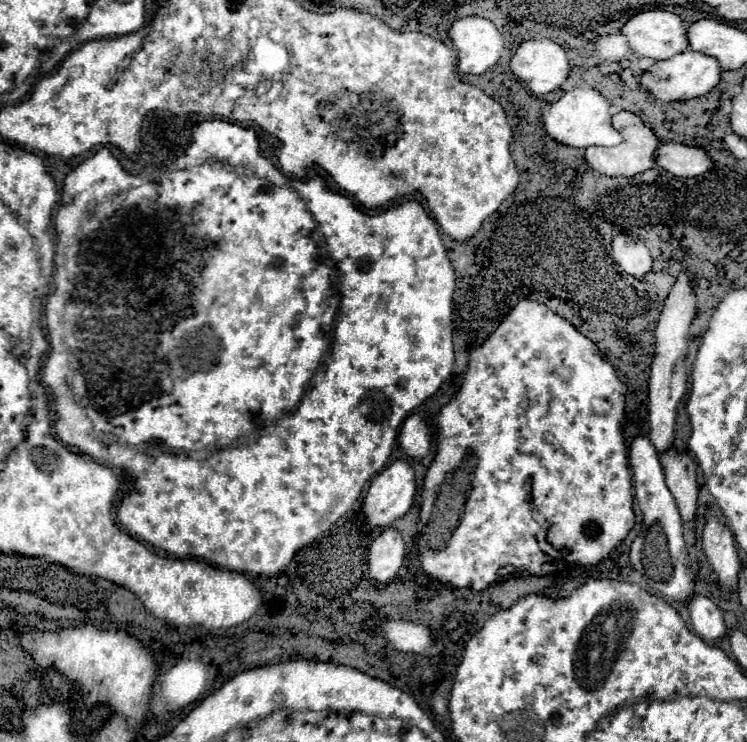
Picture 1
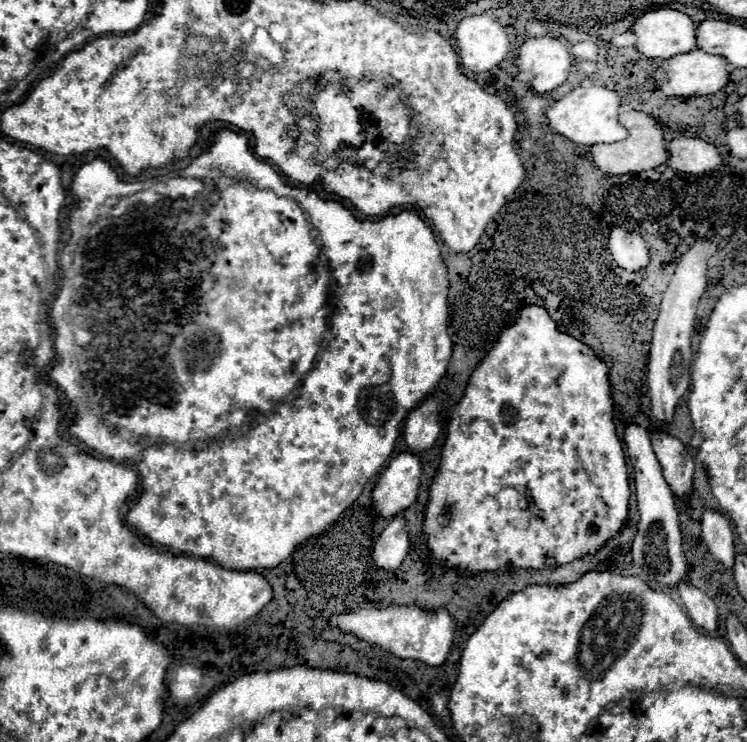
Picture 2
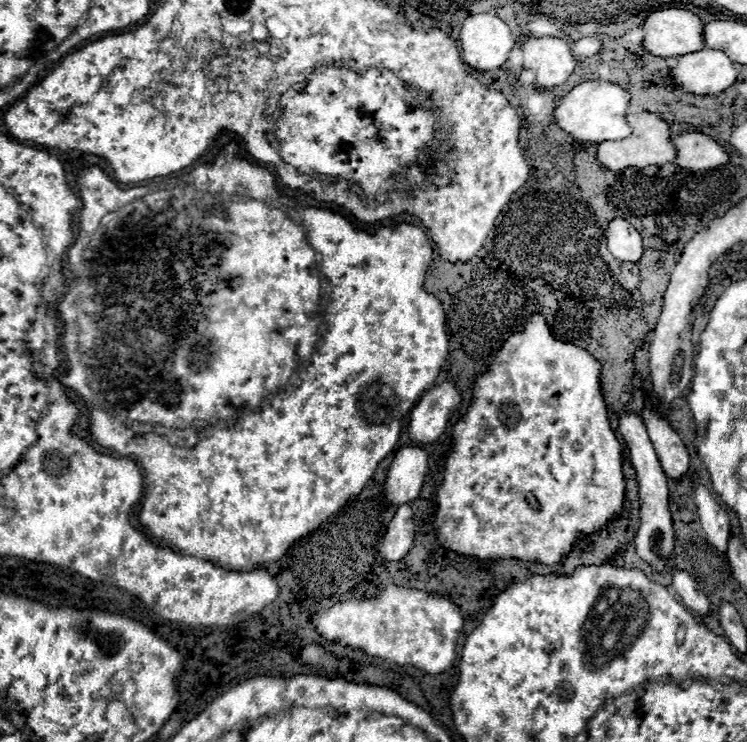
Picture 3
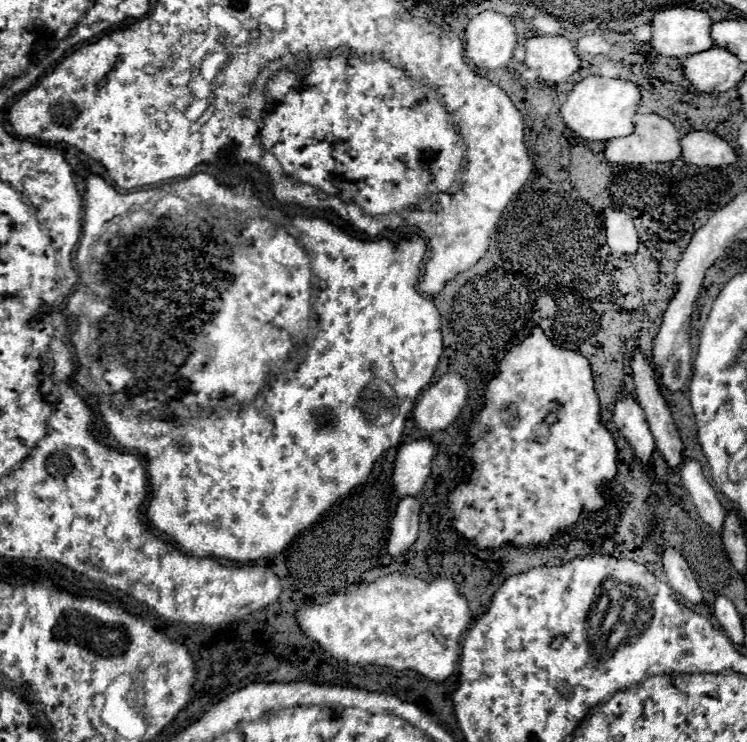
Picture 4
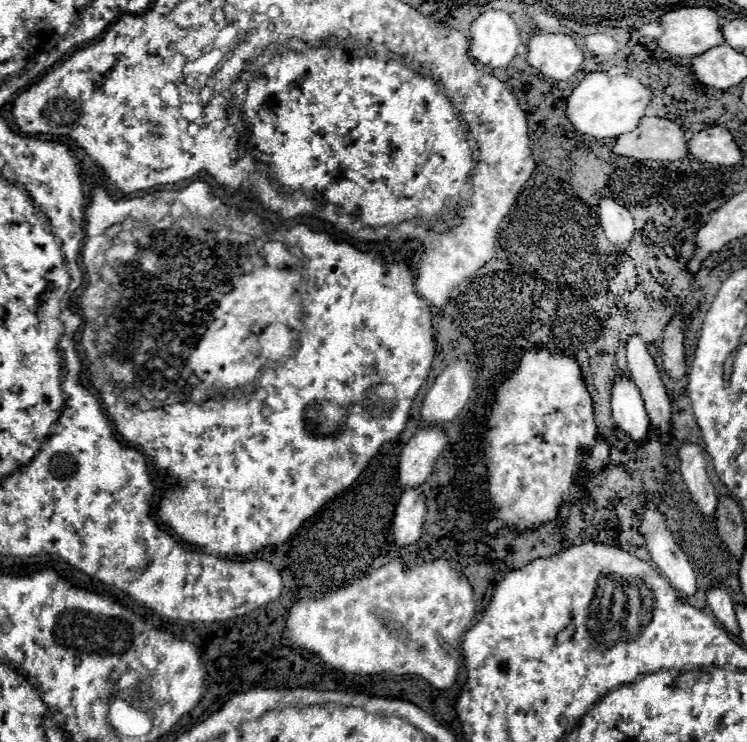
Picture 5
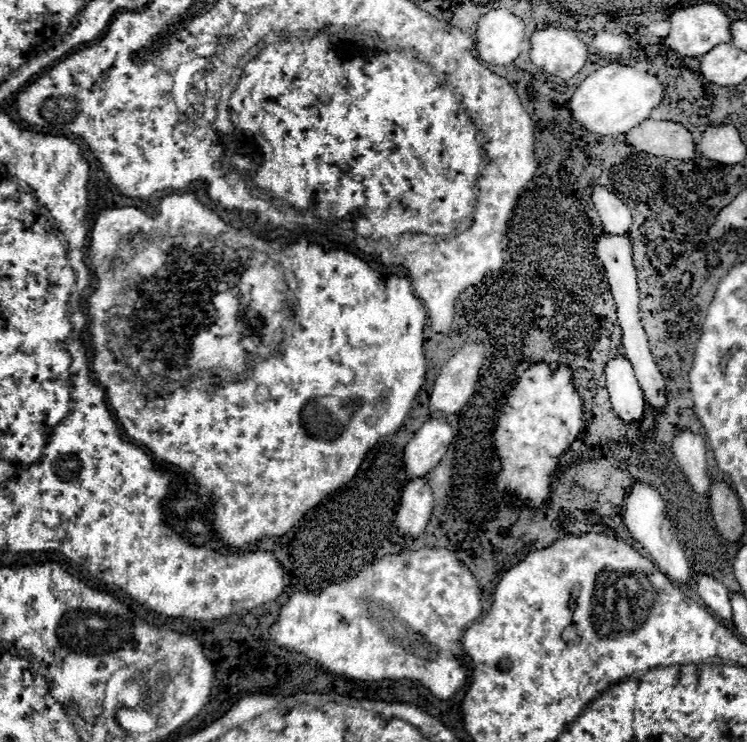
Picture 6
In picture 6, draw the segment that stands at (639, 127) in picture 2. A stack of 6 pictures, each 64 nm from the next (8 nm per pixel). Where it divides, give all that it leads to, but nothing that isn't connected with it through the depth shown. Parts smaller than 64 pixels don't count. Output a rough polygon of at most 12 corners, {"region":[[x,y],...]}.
{"region":[[646,118],[626,132],[636,152],[688,160],[692,134],[676,122]]}

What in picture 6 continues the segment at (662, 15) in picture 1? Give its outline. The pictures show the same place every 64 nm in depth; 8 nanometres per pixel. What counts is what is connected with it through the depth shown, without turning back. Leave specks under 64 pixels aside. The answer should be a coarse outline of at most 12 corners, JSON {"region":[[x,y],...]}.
{"region":[[716,4],[670,14],[664,46],[700,58],[730,42],[730,20]]}

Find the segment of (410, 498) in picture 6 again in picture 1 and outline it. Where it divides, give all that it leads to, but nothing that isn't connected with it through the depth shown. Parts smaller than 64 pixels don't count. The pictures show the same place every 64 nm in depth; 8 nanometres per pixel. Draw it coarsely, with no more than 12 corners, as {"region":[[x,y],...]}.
{"region":[[384,530],[368,554],[368,574],[376,582],[396,576],[404,542]]}

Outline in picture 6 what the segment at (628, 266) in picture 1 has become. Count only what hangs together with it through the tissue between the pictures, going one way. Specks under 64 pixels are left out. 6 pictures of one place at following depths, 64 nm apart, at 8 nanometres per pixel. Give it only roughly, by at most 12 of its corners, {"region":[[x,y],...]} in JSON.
{"region":[[596,186],[592,202],[608,234],[632,226],[628,206],[610,190]]}

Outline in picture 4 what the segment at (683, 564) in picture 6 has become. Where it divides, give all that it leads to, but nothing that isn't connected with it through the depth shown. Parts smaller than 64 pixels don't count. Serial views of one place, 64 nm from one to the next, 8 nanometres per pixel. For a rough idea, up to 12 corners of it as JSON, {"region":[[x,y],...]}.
{"region":[[672,548],[662,564],[670,588],[700,604],[702,590],[688,564]]}

